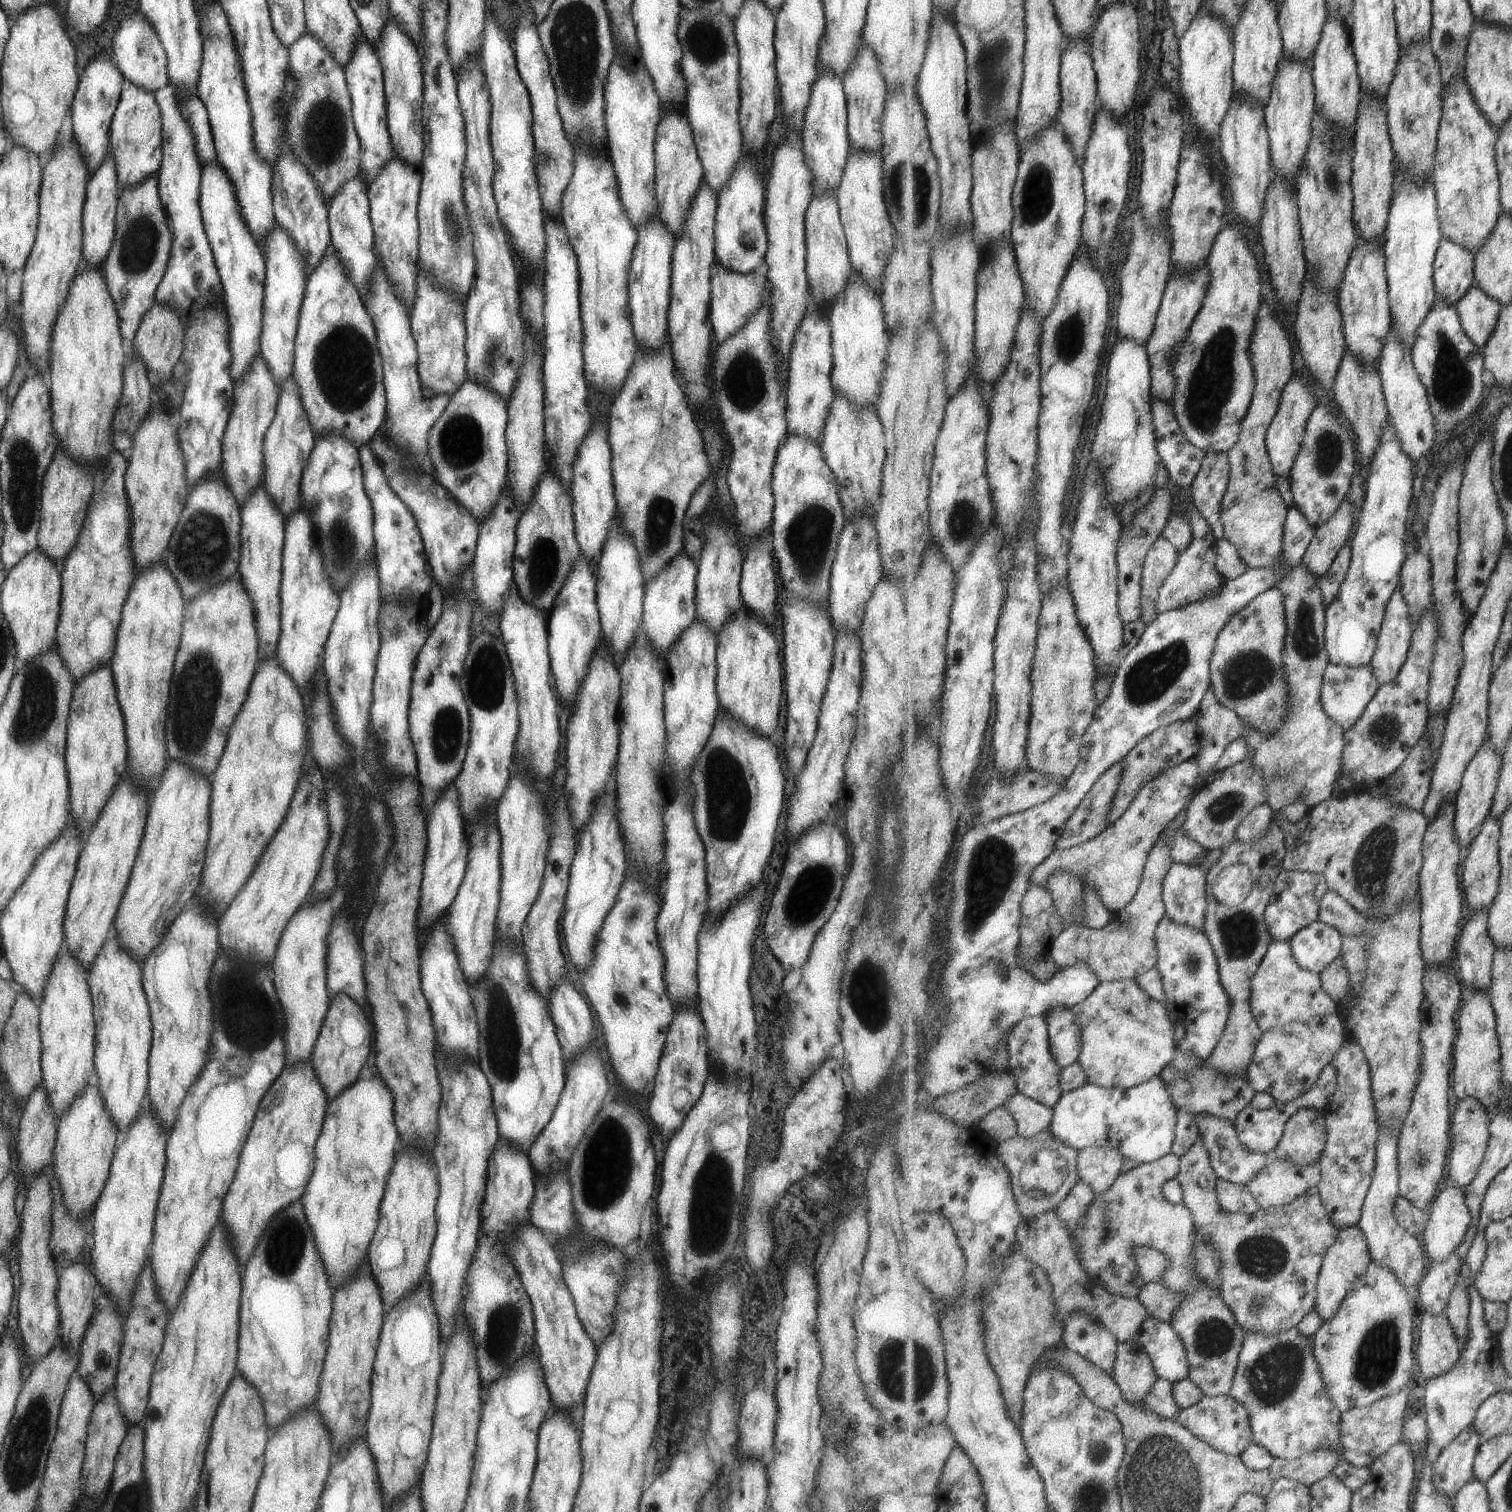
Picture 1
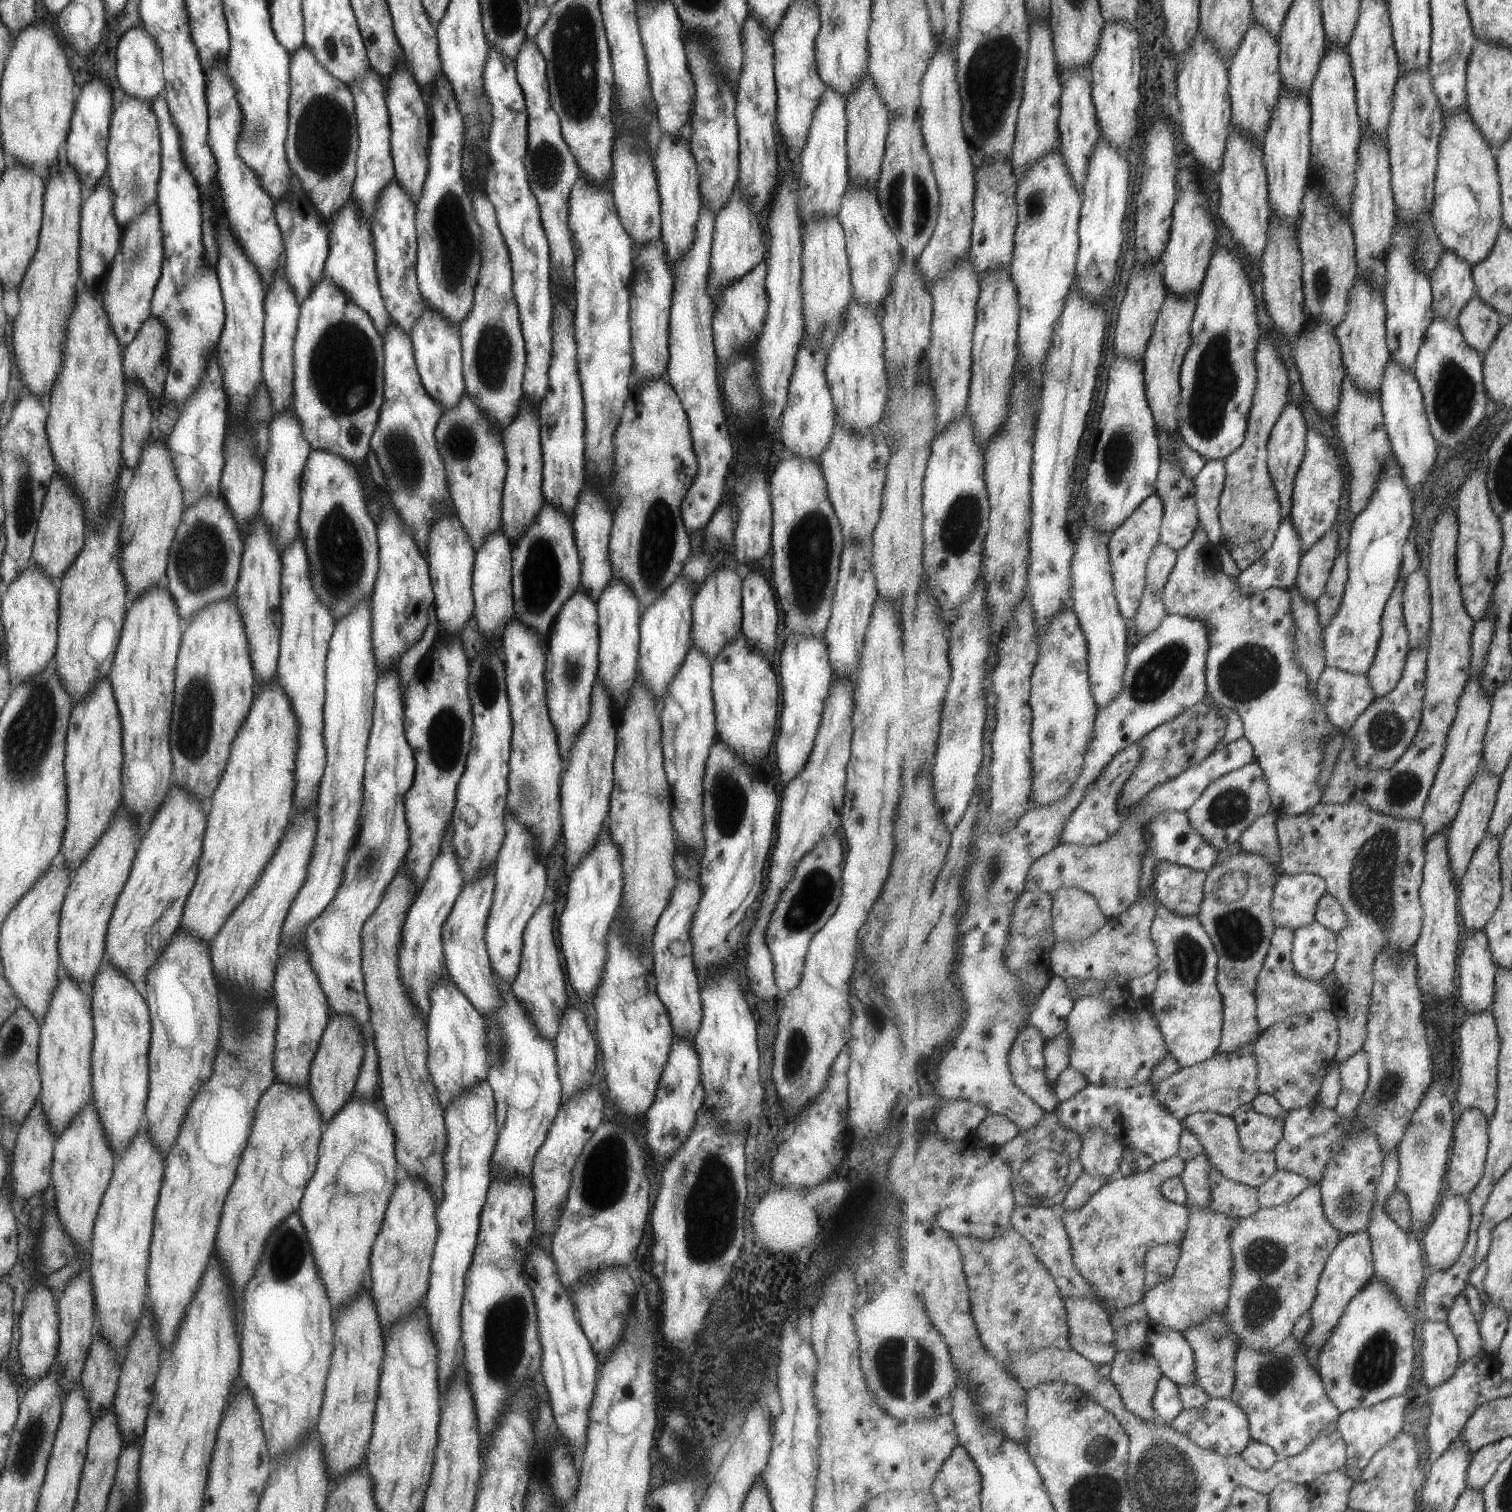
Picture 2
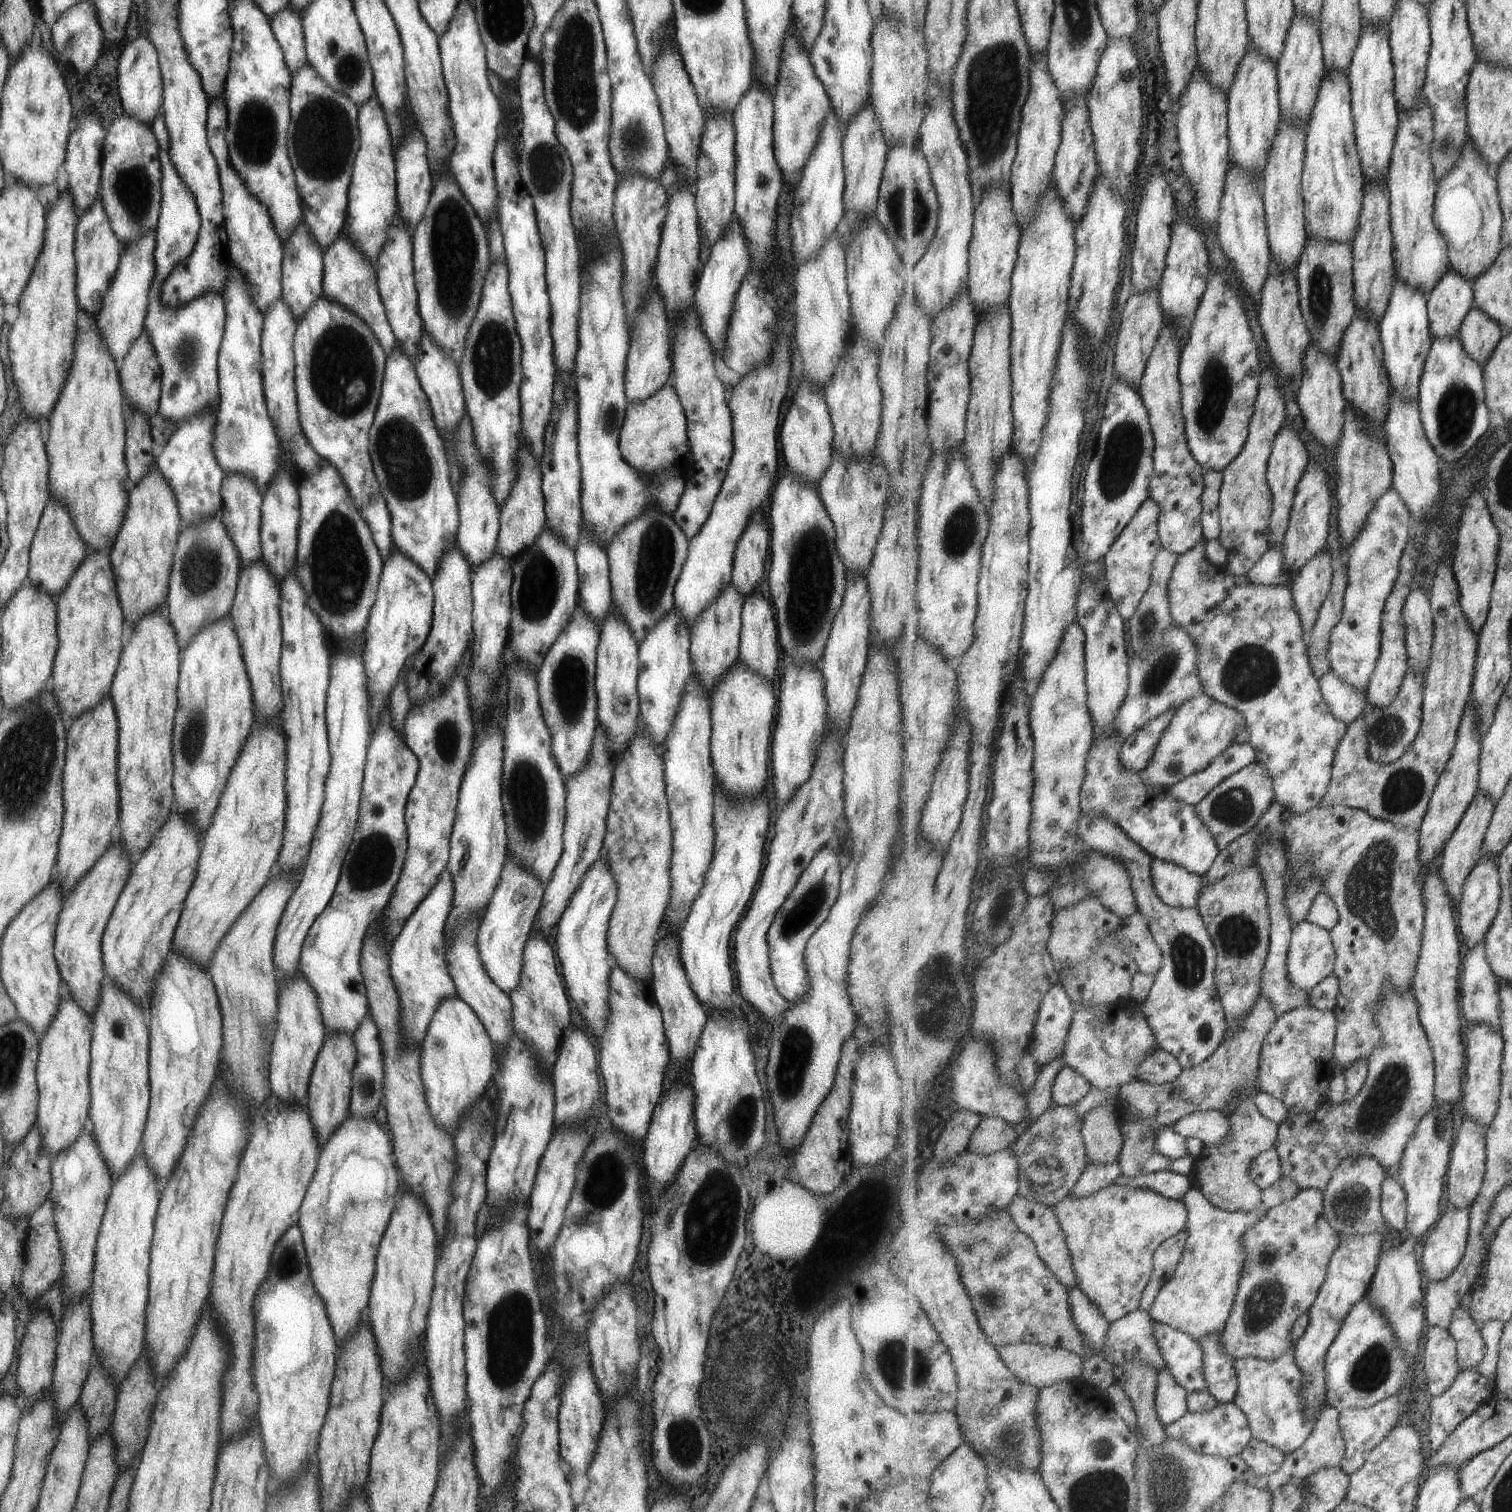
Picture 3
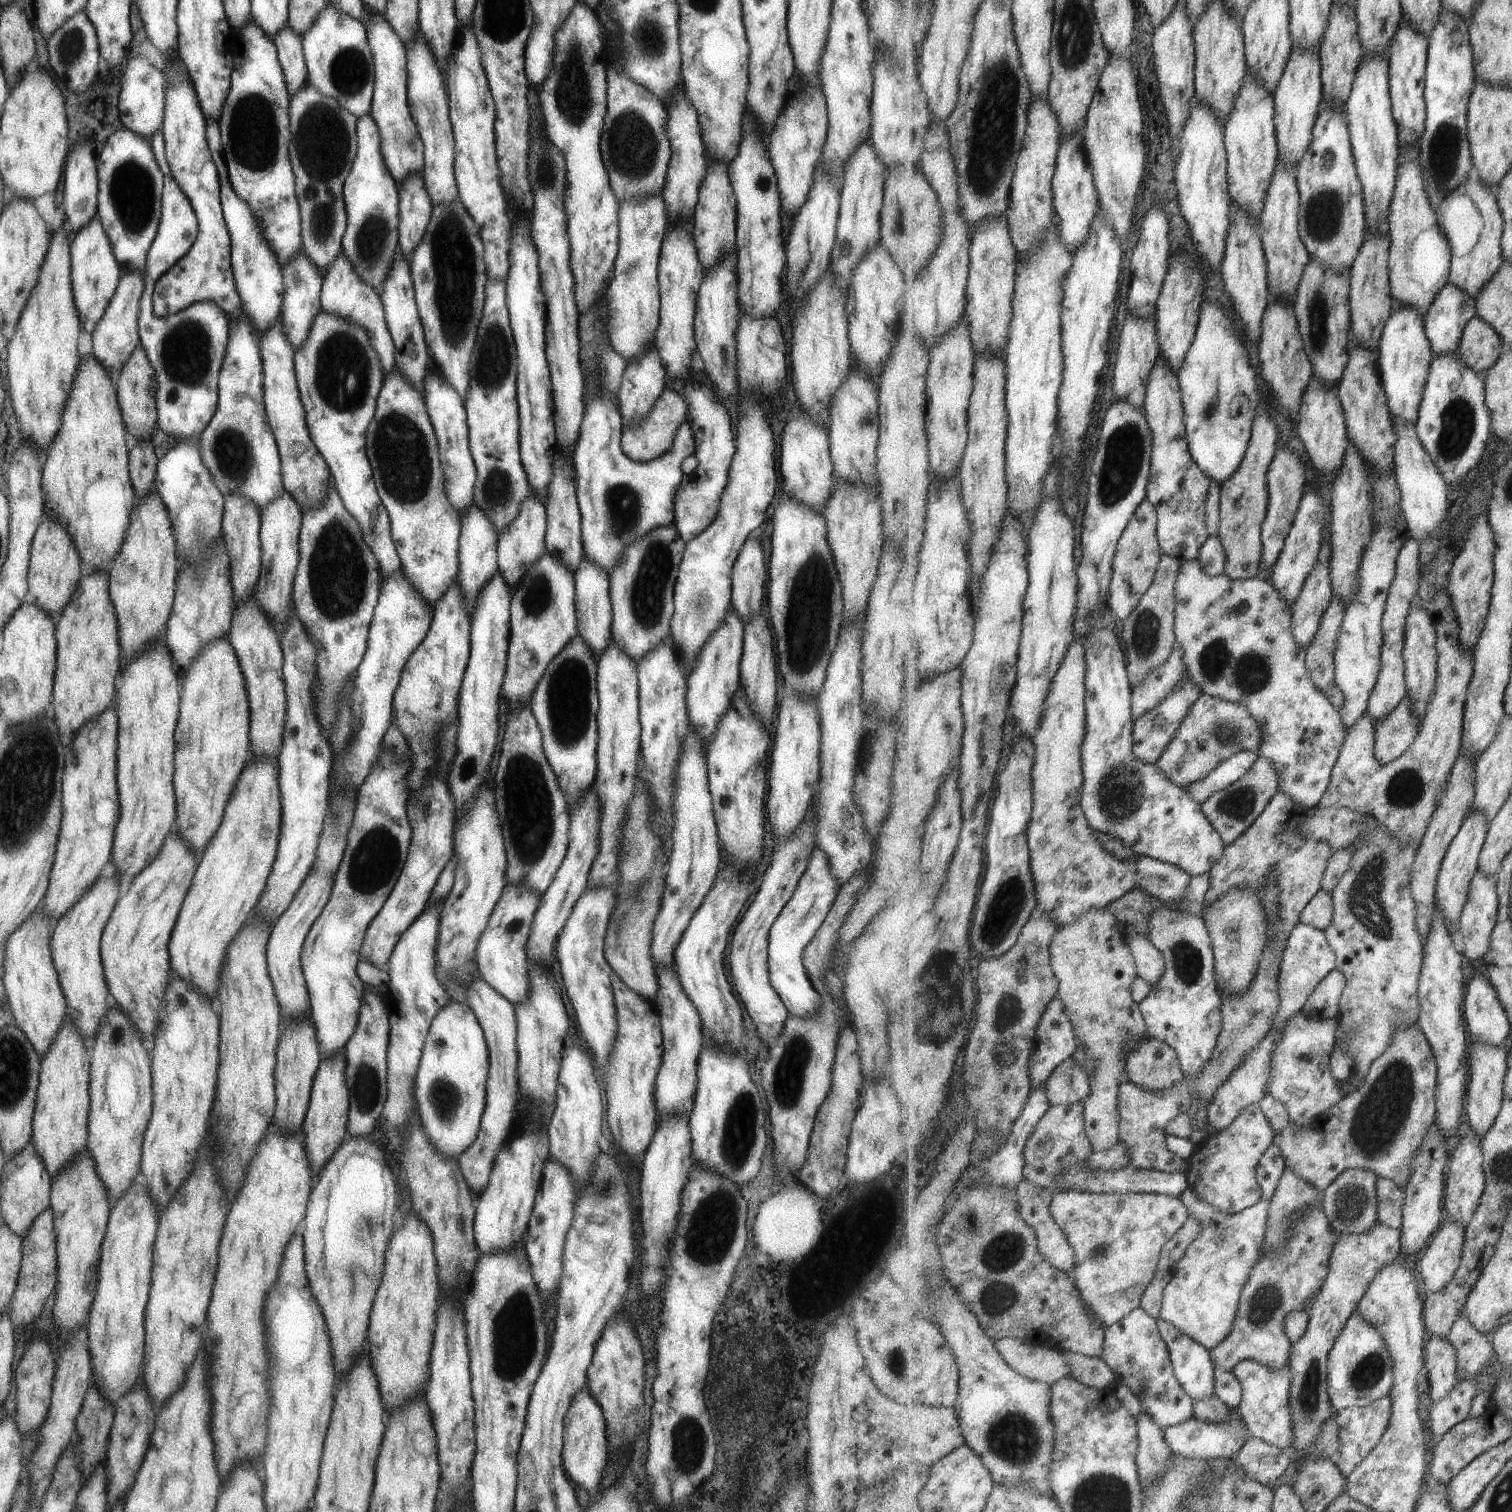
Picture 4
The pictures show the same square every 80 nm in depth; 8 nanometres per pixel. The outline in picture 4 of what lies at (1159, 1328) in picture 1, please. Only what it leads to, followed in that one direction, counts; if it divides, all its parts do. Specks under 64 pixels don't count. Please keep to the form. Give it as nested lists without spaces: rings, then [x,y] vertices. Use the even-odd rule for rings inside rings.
[[[1158,1319],[1158,1327],[1163,1340],[1167,1343],[1176,1377],[1179,1379],[1181,1386],[1187,1391],[1187,1394],[1193,1400],[1207,1400],[1215,1396],[1216,1376],[1214,1362],[1210,1357],[1211,1350],[1205,1350],[1195,1339],[1183,1334],[1182,1330],[1179,1330],[1178,1327],[1165,1319]]]

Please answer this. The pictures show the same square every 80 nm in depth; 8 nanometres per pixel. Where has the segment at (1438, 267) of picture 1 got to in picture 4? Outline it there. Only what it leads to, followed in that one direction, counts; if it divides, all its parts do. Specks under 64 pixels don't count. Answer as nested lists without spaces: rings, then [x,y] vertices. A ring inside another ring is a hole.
[[[1447,283],[1425,318],[1434,358],[1459,354],[1464,330],[1477,314],[1476,300],[1461,287]]]

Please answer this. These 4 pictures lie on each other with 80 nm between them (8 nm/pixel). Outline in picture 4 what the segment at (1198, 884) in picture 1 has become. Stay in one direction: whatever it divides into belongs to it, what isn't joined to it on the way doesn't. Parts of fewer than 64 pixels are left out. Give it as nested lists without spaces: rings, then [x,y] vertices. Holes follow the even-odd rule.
[[[1083,638],[1071,642],[1059,672],[1051,682],[1050,693],[1047,694],[1045,710],[1043,710],[1041,726],[1033,736],[1036,755],[1034,758],[1034,812],[1028,828],[1028,845],[1030,846],[1031,870],[1034,873],[1038,904],[1045,914],[1055,922],[1056,926],[1067,926],[1077,922],[1093,908],[1110,907],[1116,900],[1123,898],[1127,892],[1142,889],[1153,897],[1165,901],[1180,901],[1189,893],[1191,875],[1186,870],[1153,857],[1143,857],[1138,861],[1123,862],[1109,854],[1095,838],[1094,829],[1083,814],[1081,794],[1083,790],[1083,743],[1087,736],[1088,712],[1086,709],[1086,644]]]

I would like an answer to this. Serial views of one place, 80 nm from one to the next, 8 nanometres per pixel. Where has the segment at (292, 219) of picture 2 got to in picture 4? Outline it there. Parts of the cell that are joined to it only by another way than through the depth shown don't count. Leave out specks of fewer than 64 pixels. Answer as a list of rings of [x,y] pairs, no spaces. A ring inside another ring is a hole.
[[[301,249],[294,259],[281,268],[281,274],[282,303],[278,318],[287,342],[290,342],[295,350],[303,344],[310,329],[312,318],[320,311],[319,291],[322,278],[319,276],[316,266]]]

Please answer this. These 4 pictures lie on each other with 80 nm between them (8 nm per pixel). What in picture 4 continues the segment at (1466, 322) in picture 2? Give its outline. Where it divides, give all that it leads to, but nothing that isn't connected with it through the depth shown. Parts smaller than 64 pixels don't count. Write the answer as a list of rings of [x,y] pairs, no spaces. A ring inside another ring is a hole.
[[[1473,317],[1464,330],[1458,352],[1479,376],[1486,377],[1504,351],[1500,334],[1485,320]]]

